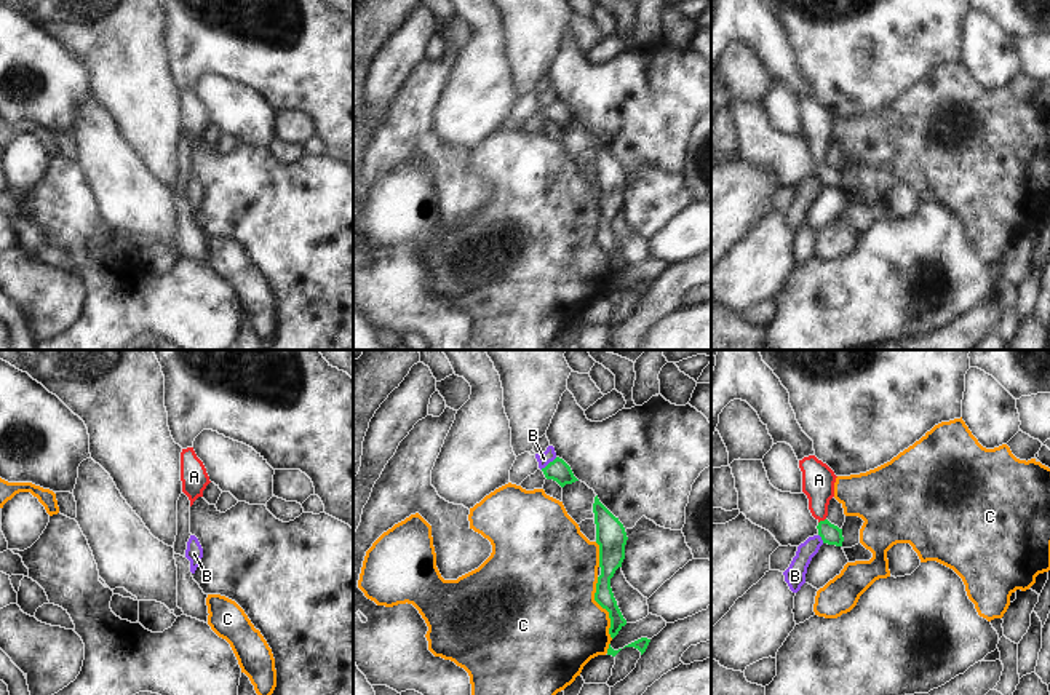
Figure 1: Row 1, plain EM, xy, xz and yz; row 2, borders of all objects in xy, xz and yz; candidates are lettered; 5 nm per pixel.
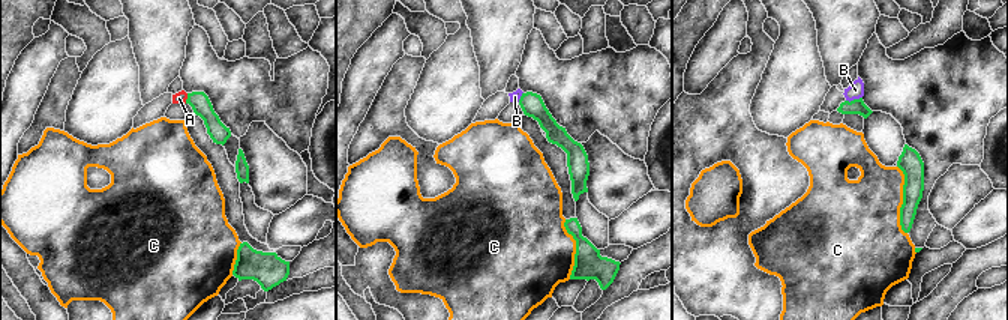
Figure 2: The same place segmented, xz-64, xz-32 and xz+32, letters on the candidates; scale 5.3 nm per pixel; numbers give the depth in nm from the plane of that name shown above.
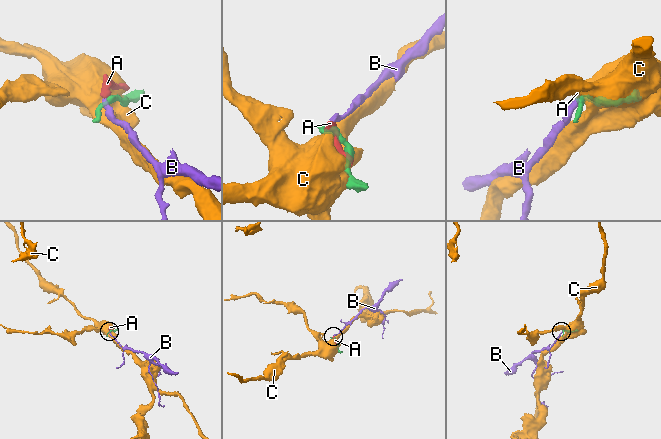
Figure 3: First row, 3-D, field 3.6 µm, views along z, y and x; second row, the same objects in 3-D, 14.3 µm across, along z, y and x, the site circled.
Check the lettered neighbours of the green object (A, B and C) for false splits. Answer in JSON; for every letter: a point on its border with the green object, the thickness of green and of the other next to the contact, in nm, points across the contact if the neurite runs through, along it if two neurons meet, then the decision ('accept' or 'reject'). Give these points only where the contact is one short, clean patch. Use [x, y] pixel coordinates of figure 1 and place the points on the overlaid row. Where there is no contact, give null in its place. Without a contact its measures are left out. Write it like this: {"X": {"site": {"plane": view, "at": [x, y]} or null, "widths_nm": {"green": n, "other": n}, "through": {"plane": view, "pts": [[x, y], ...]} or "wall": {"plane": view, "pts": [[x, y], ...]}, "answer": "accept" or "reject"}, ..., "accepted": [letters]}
{"A": {"site": {"plane": "yz", "at": [822, 521]}, "widths_nm": {"green": 100, "other": 160}, "wall": {"plane": "yz", "pts": [[825, 518], [819, 523]]}, "answer": "reject"}, "B": {"site": {"plane": "xz", "at": [550, 462]}, "widths_nm": {"green": 110, "other": 70}, "wall": {"plane": "xz", "pts": [[556, 457], [540, 468]]}, "answer": "reject"}, "C": {"site": {"plane": "xz", "at": [603, 607]}, "widths_nm": {"green": 110, "other": 460}, "answer": "reject"}, "accepted": []}

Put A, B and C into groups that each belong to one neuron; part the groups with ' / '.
A B / C

